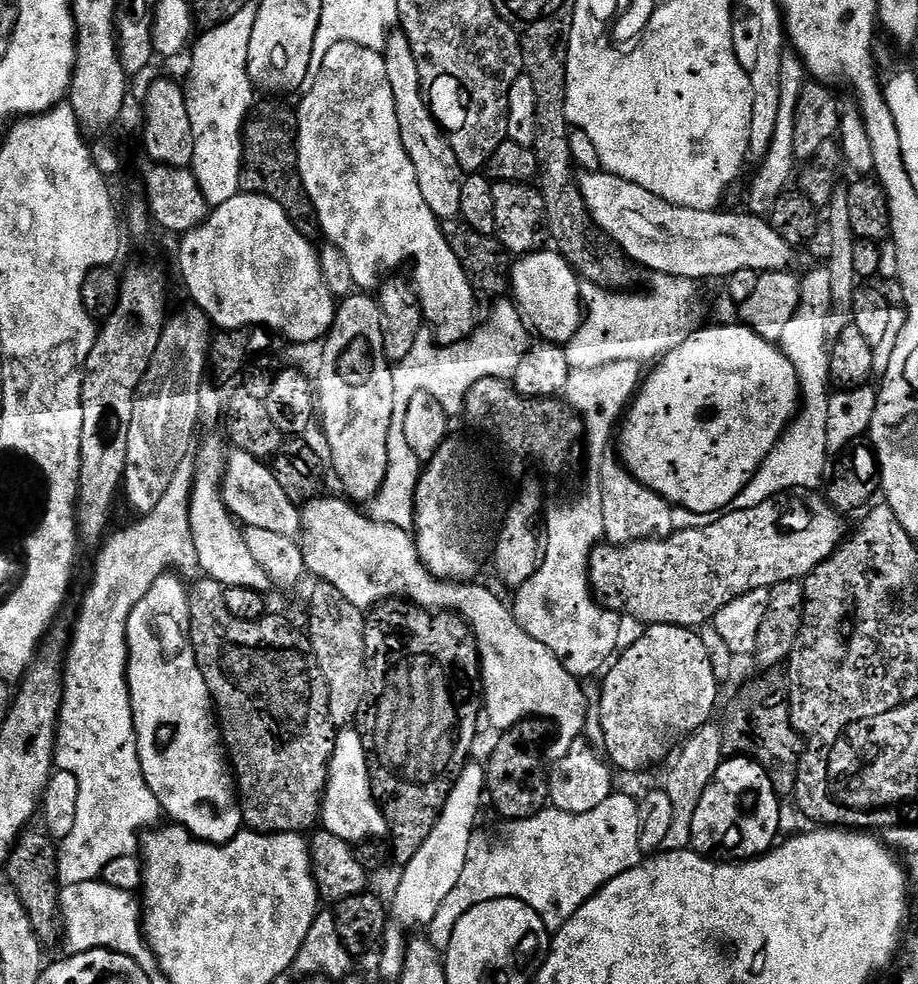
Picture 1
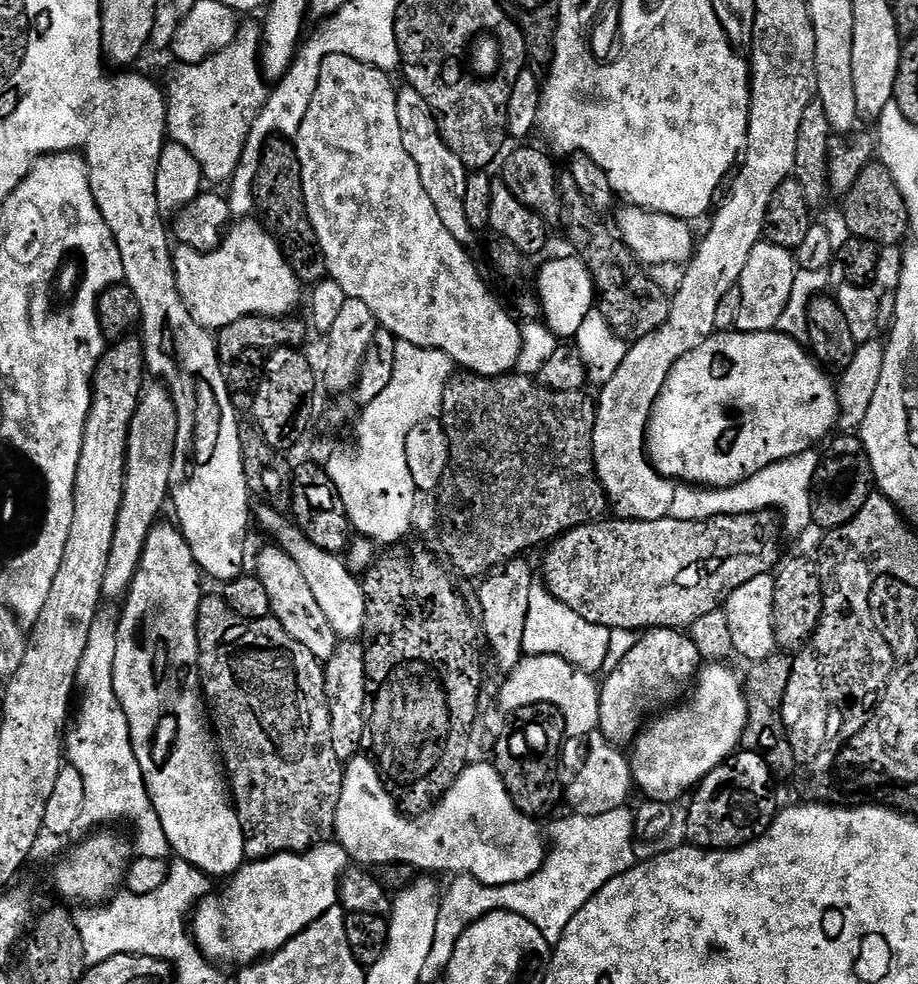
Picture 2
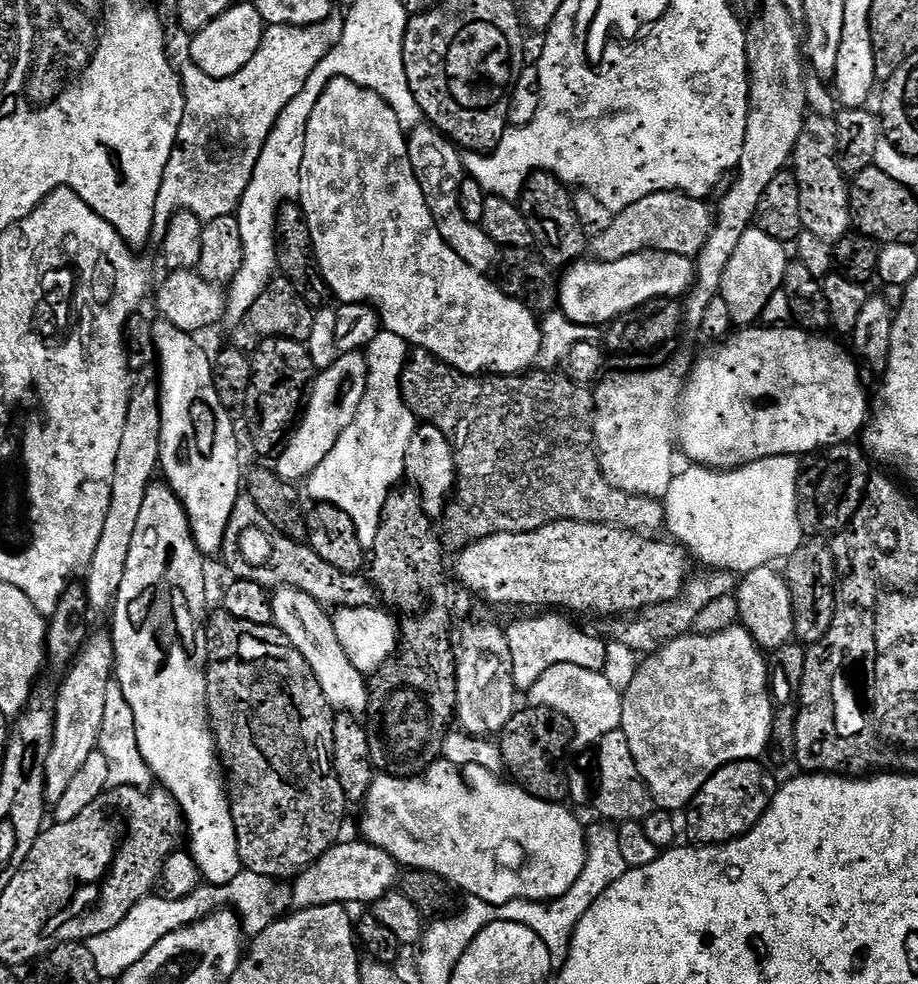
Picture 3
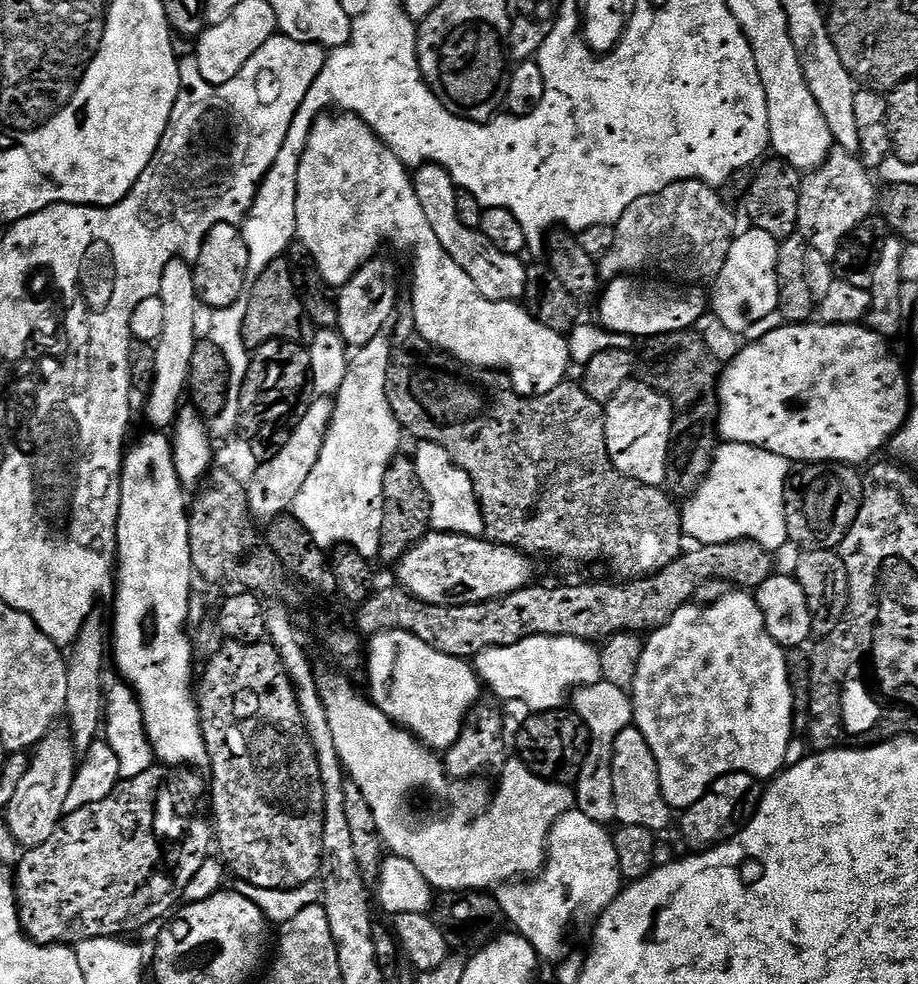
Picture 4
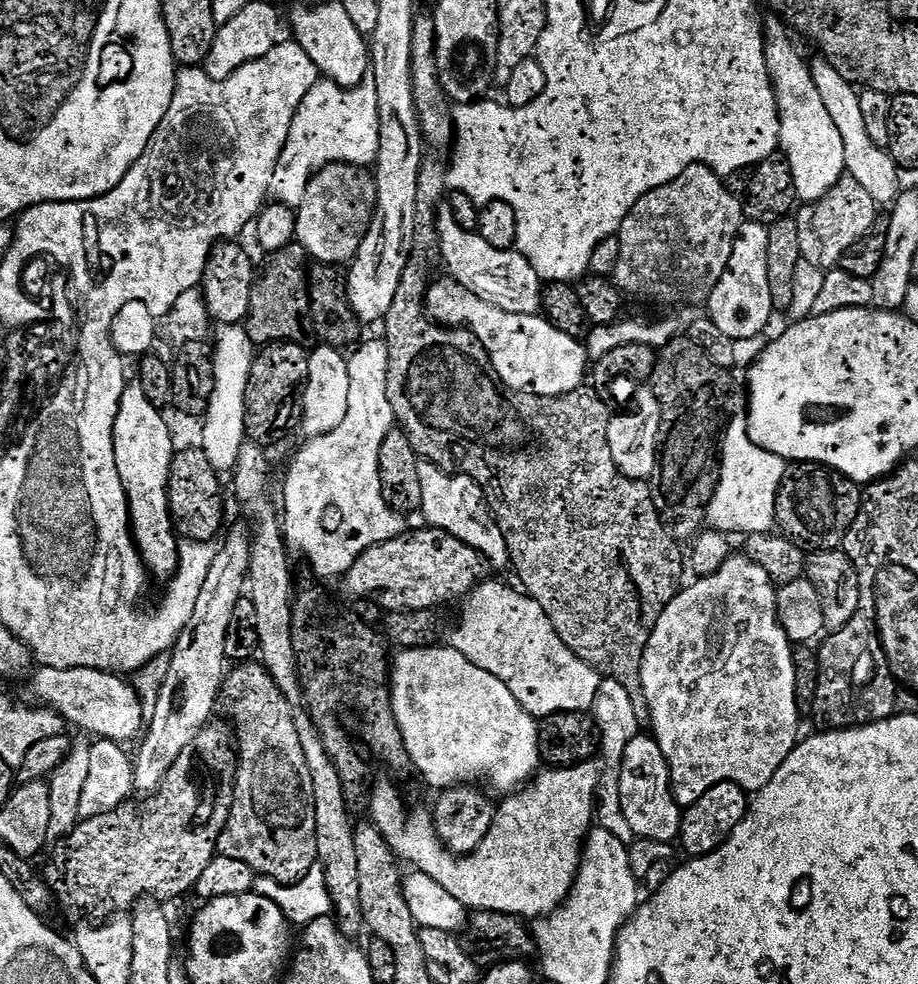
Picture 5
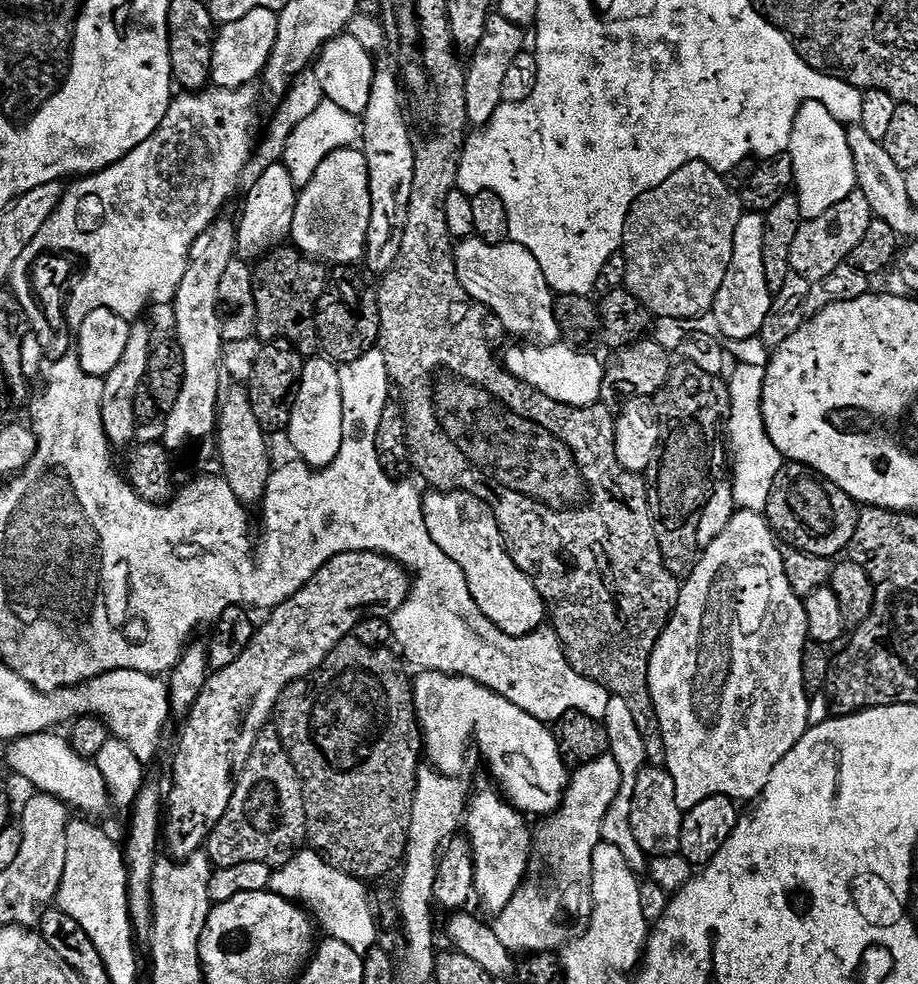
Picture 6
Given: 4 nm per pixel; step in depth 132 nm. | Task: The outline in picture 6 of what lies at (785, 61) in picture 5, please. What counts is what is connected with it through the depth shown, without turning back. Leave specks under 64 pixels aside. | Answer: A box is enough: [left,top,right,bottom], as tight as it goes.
[788,100,857,221]

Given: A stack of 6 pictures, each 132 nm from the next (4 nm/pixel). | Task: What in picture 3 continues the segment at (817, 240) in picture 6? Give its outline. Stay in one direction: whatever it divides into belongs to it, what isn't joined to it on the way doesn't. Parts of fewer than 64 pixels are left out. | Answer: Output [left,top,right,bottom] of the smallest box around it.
[791,114,853,246]

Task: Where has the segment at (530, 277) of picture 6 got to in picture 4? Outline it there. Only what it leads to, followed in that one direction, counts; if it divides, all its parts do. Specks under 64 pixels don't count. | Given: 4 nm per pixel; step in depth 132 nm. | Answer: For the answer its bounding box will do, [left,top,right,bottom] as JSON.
[414,162,527,301]

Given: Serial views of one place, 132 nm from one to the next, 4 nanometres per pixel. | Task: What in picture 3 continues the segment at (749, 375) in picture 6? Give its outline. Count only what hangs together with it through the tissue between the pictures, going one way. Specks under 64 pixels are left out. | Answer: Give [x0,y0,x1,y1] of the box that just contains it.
[662,456,806,574]

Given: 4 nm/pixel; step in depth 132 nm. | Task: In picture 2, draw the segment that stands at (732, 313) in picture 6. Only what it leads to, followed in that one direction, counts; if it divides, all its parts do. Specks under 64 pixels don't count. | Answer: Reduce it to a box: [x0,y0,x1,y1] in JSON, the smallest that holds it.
[735,242,797,332]

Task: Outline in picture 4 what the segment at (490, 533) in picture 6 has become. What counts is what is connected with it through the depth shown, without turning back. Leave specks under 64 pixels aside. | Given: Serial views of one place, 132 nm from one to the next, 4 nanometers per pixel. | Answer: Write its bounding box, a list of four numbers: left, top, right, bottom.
[414,440,486,537]

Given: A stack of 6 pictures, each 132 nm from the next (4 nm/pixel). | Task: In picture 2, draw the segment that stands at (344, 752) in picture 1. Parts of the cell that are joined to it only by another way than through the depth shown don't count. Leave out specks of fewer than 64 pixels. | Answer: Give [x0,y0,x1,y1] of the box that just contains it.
[335,754,546,888]

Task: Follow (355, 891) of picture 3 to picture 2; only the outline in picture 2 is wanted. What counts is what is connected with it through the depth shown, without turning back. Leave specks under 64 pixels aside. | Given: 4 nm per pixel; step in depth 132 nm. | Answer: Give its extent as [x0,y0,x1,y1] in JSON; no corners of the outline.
[190,842,349,966]

